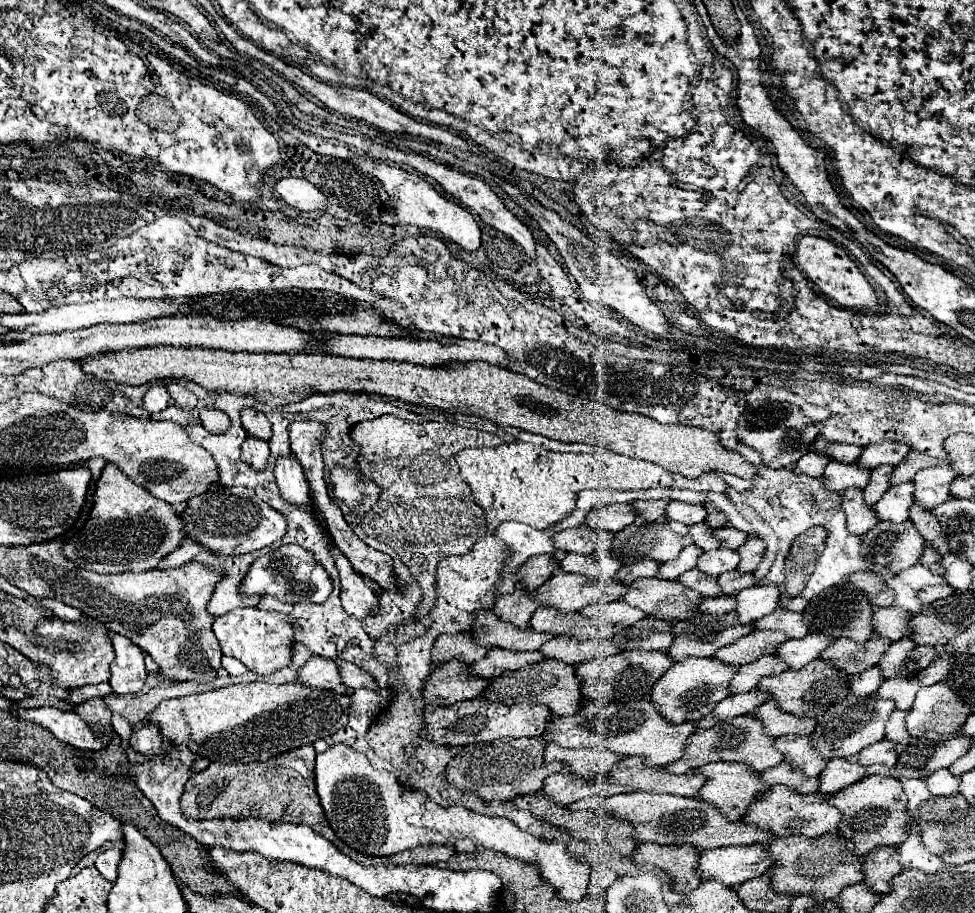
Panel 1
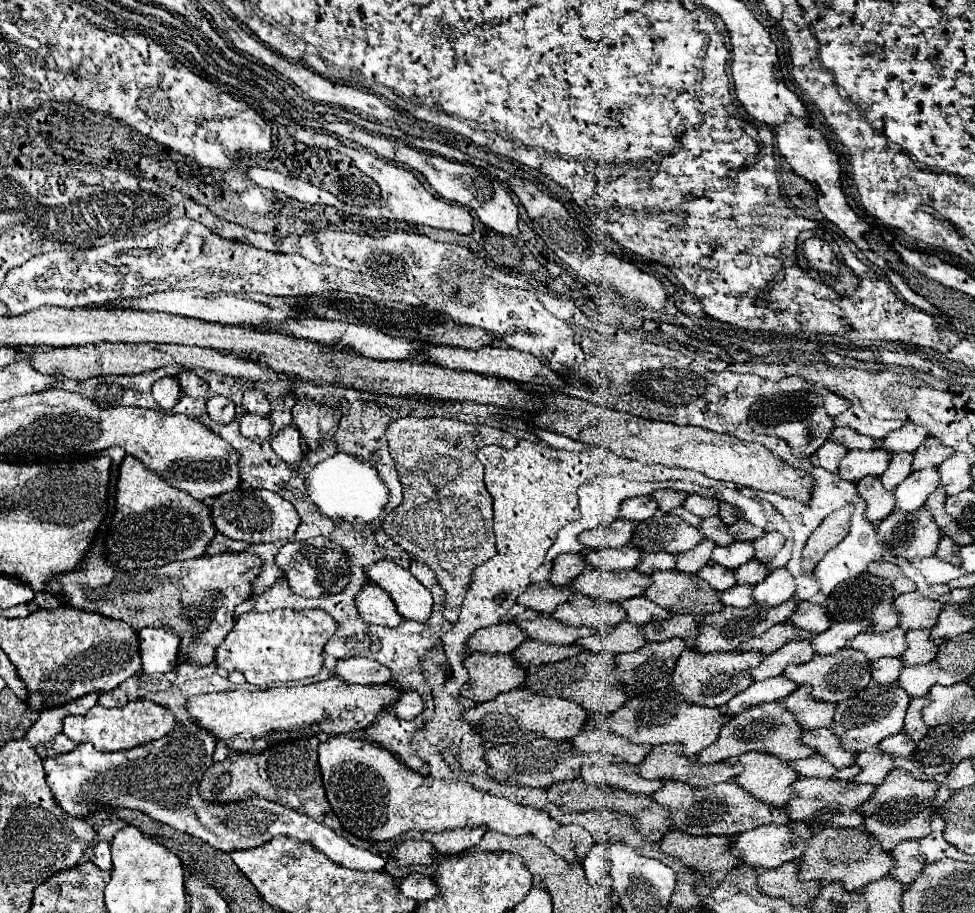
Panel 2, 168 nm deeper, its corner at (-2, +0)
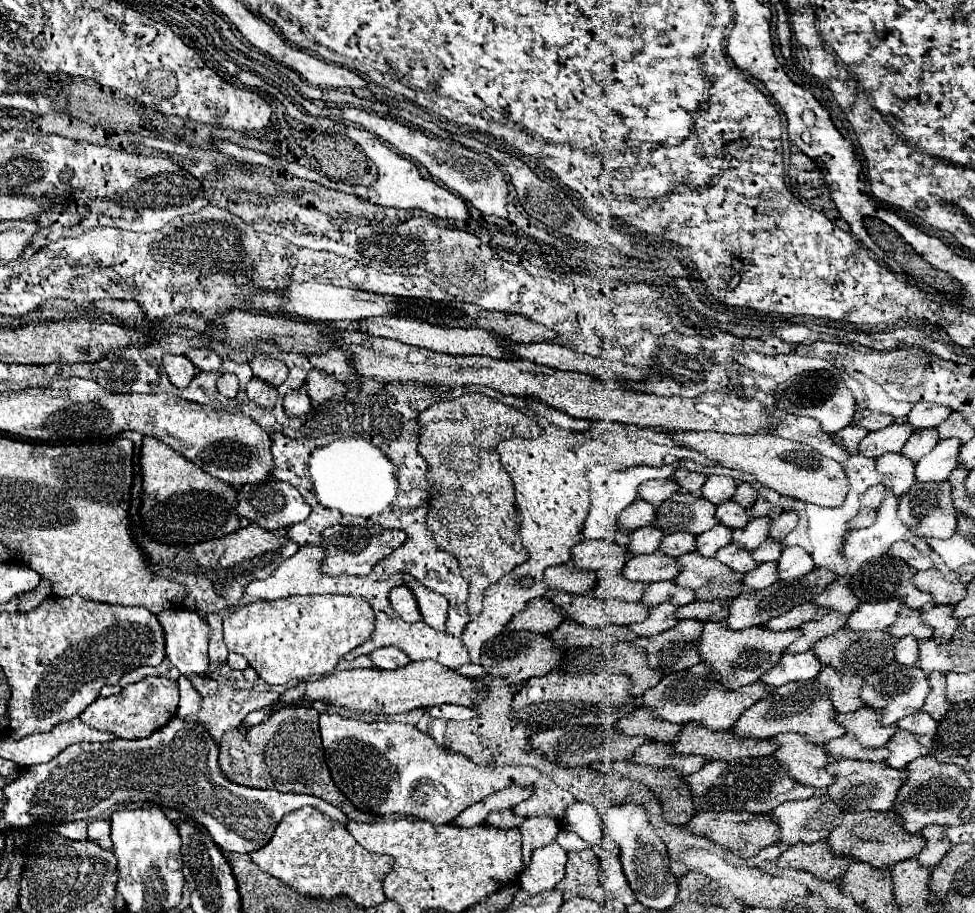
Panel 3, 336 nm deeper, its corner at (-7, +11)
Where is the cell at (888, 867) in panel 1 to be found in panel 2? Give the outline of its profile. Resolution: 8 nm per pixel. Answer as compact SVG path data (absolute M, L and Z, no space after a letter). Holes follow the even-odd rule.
M906 840L898 844L892 850L892 856L896 858L898 866L892 868L890 876L894 876L894 880L902 884L912 884L916 876L922 872L922 868L926 866L926 858L920 854L920 846L916 840Z

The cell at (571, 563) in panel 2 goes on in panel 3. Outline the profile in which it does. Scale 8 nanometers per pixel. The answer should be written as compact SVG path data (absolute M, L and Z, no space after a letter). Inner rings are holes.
M579 541L573 549L573 563L579 569L587 571L611 571L617 573L623 569L625 561L629 559L629 553L623 545L617 545L615 541Z

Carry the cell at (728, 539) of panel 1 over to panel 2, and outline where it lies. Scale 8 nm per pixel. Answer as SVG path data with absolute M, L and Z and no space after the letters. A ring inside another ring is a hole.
M738 520L736 524L732 524L728 528L728 532L732 536L736 536L736 540L756 540L756 538L762 538L766 534L764 528L752 524L752 522L746 522L746 520Z

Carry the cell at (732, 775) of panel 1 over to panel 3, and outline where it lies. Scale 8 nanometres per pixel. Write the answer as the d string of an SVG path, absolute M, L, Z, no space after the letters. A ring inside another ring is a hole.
M799 733L777 735L771 739L771 743L777 745L773 757L785 765L789 775L801 785L823 789L835 781L835 777L825 771L829 757L821 745L811 745Z

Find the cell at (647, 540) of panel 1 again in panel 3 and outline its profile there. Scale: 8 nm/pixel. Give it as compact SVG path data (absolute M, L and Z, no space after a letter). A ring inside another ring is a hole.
M675 493L663 505L657 507L657 517L653 527L663 529L665 533L691 533L701 535L707 529L715 527L715 505L695 497L691 493Z

